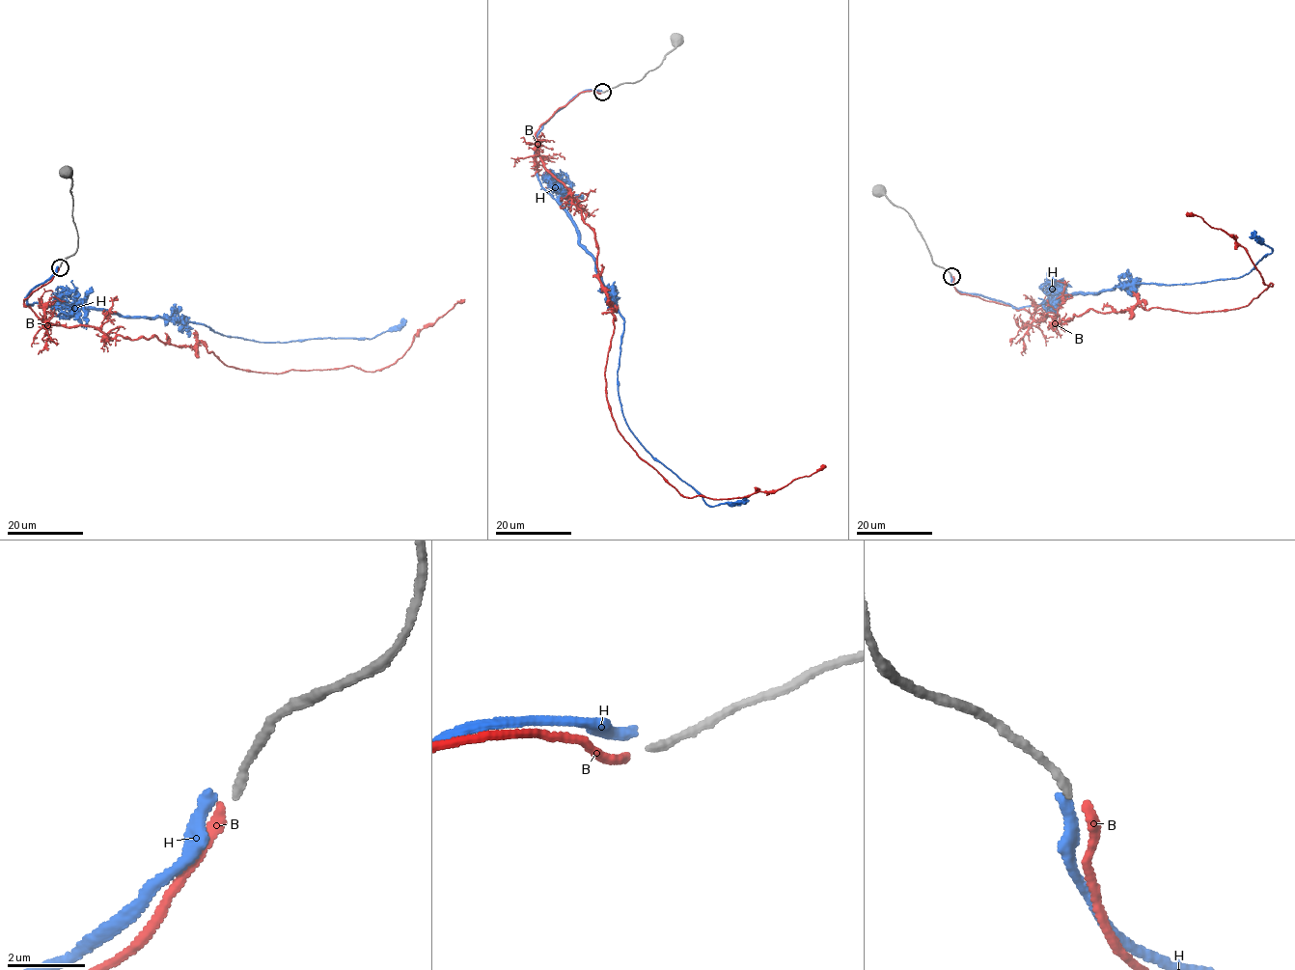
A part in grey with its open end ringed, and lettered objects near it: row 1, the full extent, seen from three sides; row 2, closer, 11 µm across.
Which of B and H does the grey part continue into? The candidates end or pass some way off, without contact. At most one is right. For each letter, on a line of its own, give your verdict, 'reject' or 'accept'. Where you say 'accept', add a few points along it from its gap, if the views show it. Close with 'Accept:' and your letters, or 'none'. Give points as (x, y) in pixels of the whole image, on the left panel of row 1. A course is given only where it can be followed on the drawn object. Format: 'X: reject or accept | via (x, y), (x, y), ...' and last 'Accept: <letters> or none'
B: accept | via (59, 268), (25, 298), (40, 318), (111, 338), (202, 344), (225, 365), (267, 374), (383, 369), (464, 299)
H: reject
Accept: B

